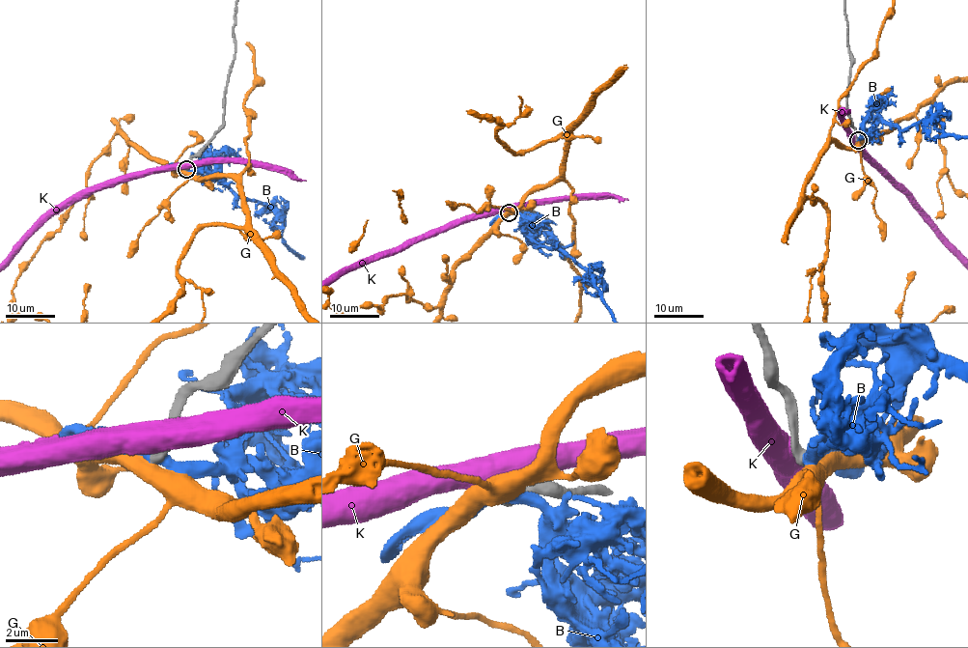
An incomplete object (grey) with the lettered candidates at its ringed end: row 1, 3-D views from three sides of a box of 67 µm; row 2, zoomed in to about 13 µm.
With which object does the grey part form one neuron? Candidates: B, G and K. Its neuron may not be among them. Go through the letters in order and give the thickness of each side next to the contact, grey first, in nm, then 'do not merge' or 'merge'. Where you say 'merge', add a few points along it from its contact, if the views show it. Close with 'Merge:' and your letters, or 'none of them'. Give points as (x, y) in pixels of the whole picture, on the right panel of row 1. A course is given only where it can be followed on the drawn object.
B: 400/400 nm | merge
G: 360/550 nm | do not merge
K: 480/600 nm | do not merge
Merge: B

